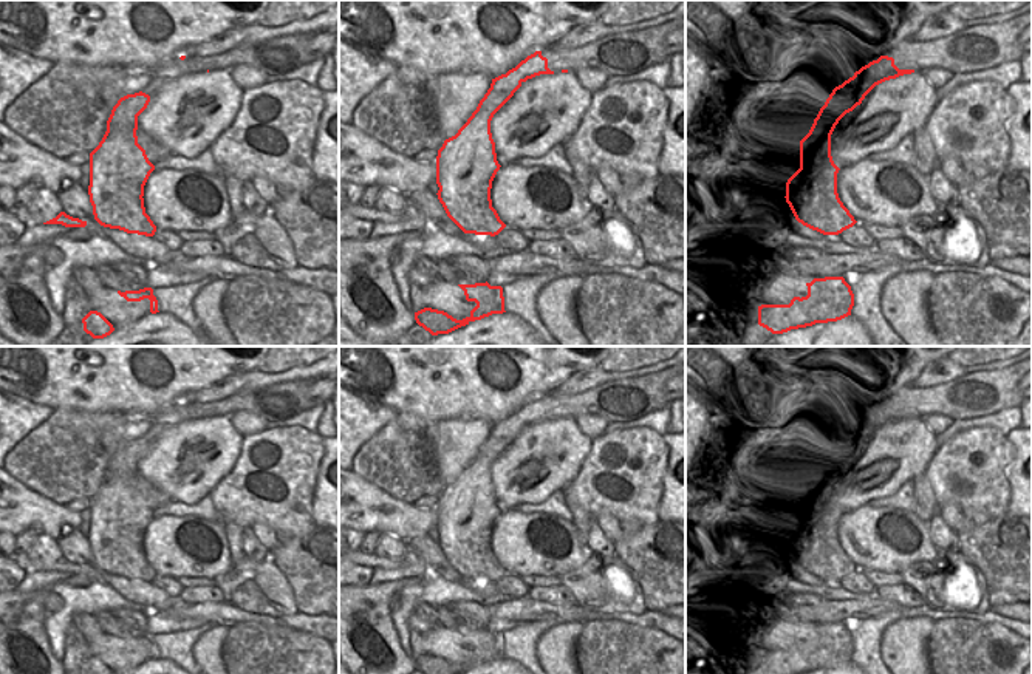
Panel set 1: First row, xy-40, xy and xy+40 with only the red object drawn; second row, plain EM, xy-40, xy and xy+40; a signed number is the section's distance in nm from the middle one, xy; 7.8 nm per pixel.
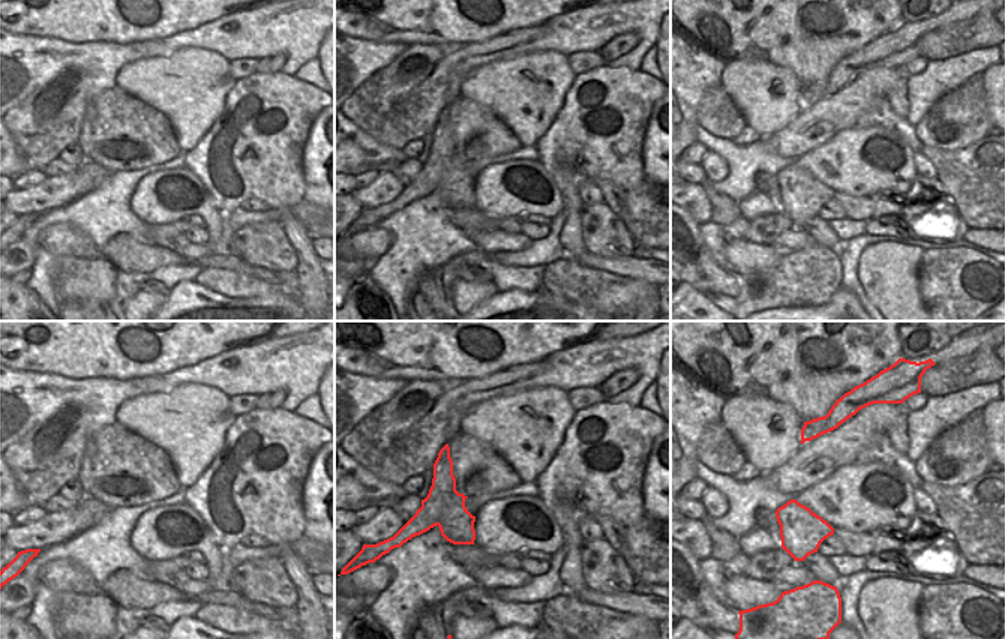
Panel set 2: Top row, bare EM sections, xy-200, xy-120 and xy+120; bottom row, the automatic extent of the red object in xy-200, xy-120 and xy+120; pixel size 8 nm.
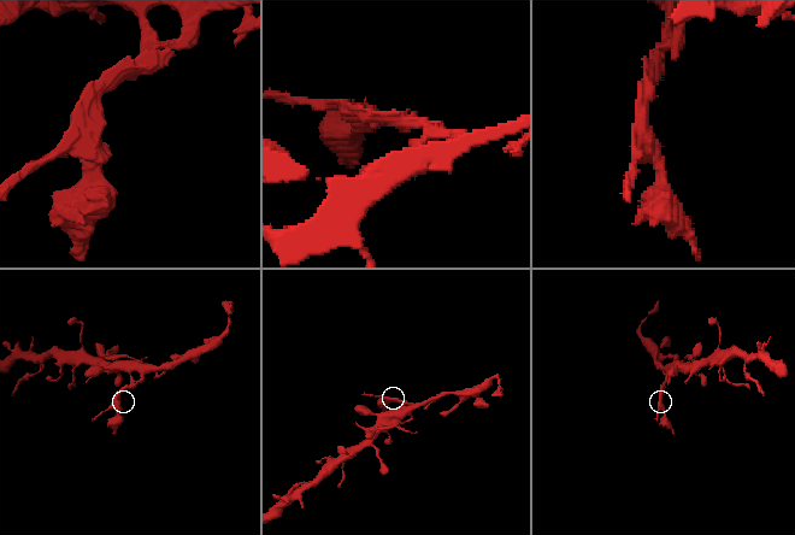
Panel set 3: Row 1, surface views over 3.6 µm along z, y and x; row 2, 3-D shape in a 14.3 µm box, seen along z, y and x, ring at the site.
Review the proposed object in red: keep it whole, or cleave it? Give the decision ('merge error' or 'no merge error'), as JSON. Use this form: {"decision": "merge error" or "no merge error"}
{"decision": "merge error"}

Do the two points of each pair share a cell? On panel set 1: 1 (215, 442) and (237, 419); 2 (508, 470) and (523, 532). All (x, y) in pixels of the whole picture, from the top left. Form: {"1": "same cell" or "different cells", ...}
{"1": "different cells", "2": "different cells"}

